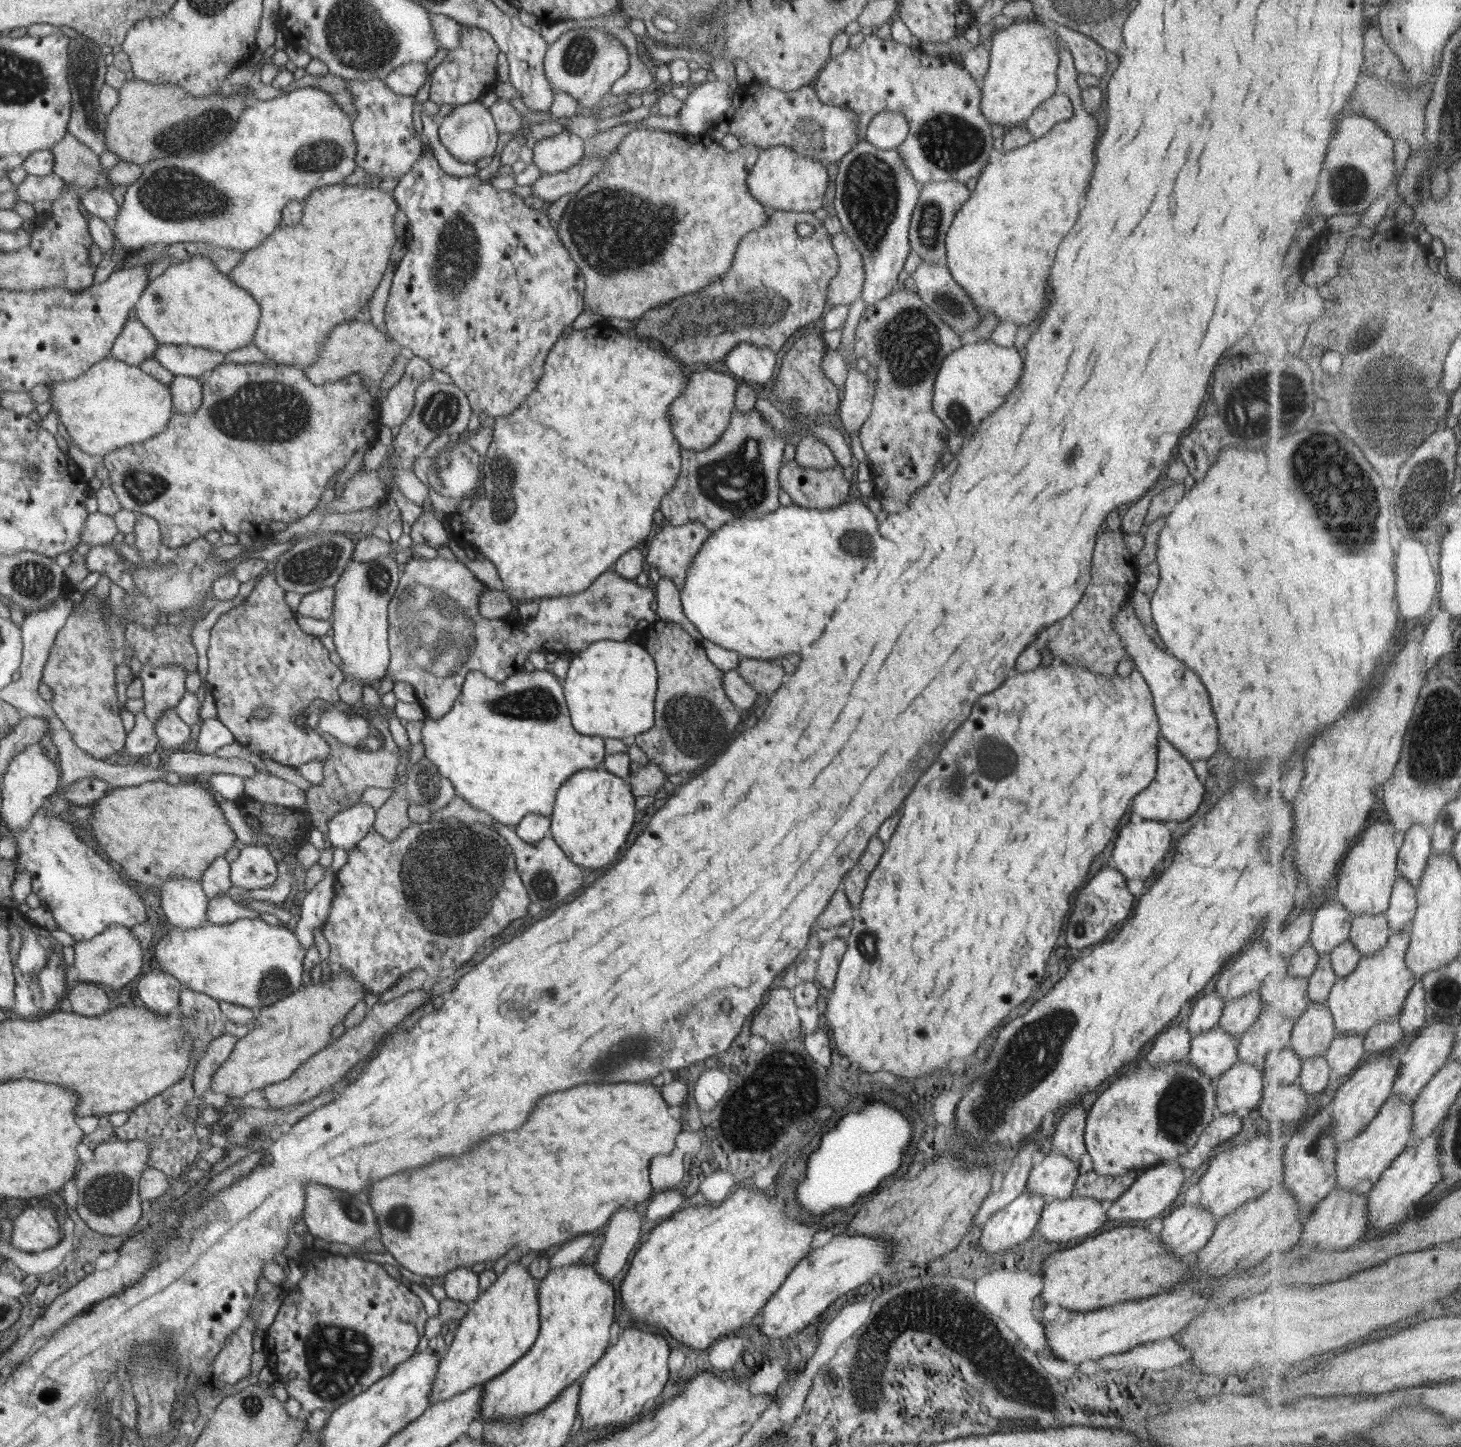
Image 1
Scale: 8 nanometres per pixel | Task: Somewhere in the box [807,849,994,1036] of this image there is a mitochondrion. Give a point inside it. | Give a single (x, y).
(868, 938)

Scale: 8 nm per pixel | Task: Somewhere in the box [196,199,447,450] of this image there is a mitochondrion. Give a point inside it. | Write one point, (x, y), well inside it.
(246, 414)

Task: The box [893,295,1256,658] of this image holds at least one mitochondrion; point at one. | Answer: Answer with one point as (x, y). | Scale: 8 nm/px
(959, 414)

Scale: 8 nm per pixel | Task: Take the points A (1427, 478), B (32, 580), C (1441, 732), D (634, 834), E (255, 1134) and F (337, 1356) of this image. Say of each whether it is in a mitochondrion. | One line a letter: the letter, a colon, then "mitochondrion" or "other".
A: mitochondrion
B: mitochondrion
C: mitochondrion
D: other
E: other
F: mitochondrion

